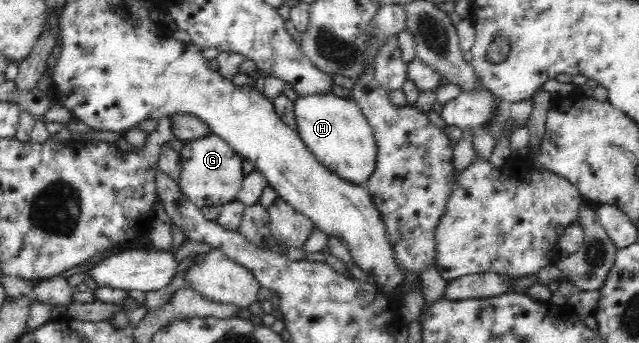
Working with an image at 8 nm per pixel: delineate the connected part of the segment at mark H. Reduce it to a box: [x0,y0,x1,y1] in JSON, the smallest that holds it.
[293,94,376,185]

